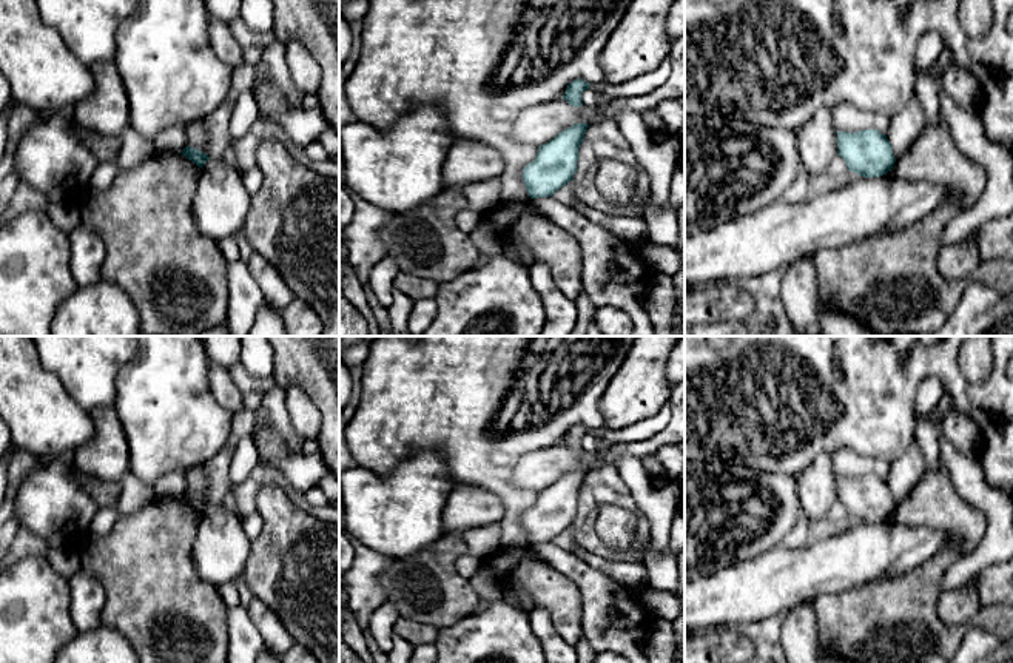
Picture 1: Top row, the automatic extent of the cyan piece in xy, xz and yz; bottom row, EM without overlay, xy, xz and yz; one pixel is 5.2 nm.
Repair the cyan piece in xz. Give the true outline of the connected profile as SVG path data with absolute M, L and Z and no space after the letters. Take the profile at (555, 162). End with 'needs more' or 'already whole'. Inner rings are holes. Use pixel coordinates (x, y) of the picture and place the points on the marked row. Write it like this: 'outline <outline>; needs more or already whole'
outline M575 123L538 146L535 159L521 174L530 199L549 197L572 180L587 128L587 123Z; already whole

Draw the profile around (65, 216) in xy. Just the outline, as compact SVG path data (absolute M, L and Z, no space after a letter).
M49 202L45 211L54 225L68 234L82 224L79 205Z

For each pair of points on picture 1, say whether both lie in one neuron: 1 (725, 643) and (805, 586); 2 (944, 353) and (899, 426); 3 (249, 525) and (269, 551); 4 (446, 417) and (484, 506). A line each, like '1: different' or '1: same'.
1: different
2: same
3: different
4: different

